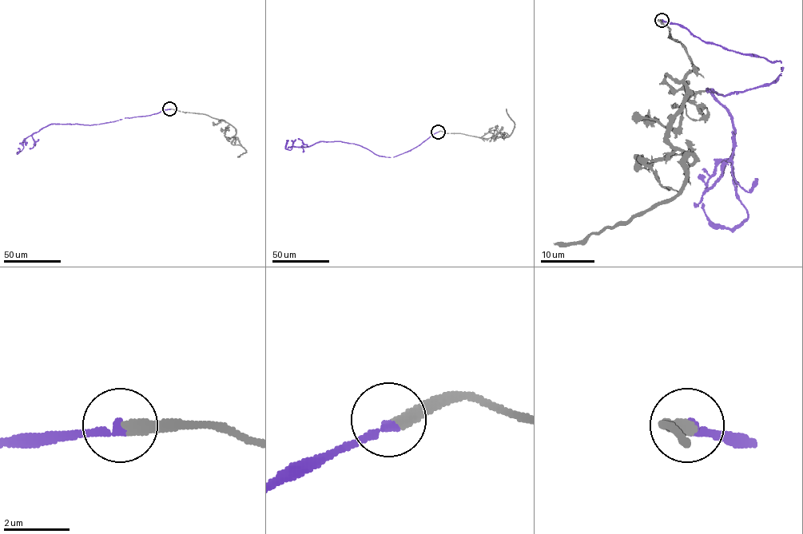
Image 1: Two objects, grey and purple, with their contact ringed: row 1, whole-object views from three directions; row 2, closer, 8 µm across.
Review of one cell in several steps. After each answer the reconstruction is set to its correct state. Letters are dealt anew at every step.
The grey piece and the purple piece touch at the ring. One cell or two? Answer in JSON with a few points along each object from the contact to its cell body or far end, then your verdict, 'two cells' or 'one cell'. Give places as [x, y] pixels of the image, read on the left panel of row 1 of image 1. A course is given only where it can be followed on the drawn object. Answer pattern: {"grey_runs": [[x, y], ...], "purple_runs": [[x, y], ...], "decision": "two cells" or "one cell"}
{"grey_runs": [[169, 108], [207, 114], [231, 124], [236, 128], [233, 137], [246, 150], [237, 156]], "purple_runs": [[169, 108], [150, 115], [99, 124], [50, 124], [25, 138], [23, 148], [17, 153], [19, 150], [17, 148]], "decision": "one cell"}

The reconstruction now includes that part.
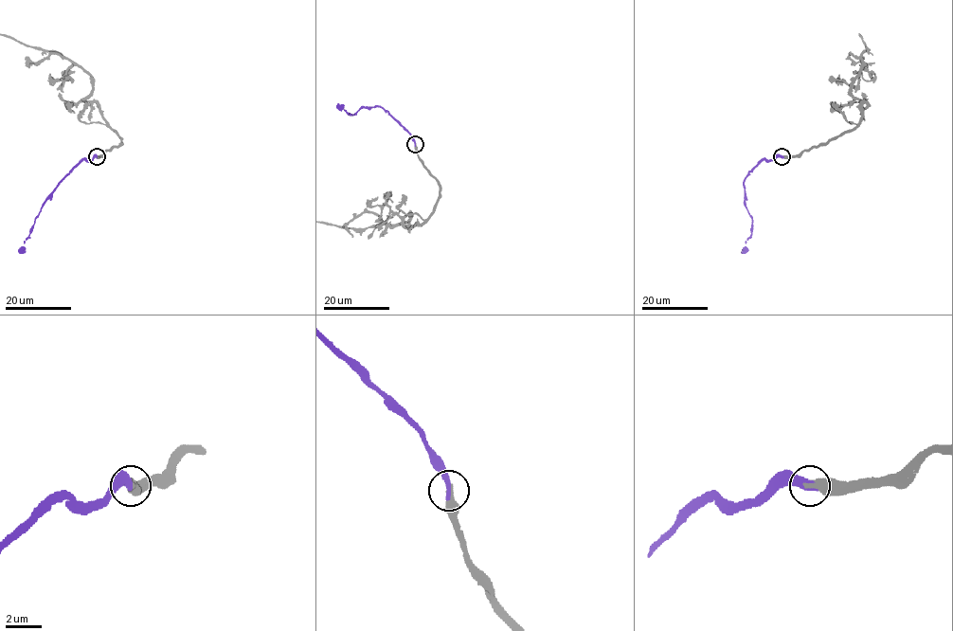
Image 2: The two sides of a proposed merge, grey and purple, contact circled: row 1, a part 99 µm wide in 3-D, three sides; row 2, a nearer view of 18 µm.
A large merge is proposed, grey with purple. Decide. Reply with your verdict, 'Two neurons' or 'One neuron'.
One neuron

